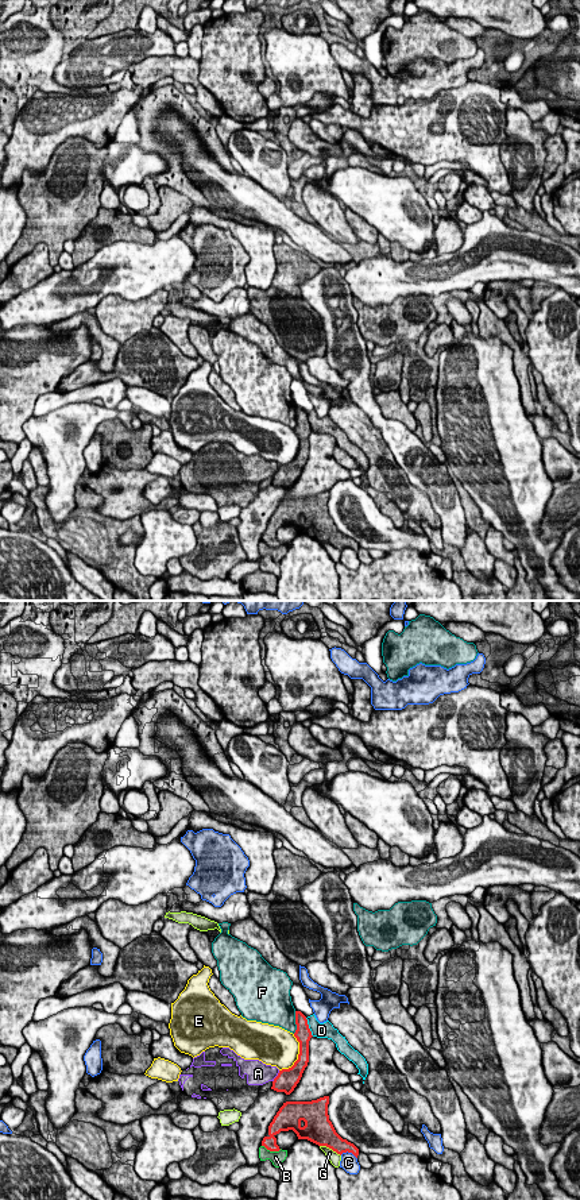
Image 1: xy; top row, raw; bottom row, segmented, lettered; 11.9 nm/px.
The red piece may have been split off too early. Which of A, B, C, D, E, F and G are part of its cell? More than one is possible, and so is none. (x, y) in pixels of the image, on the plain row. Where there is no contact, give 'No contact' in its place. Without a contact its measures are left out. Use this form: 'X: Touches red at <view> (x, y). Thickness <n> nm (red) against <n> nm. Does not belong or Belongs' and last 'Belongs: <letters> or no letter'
A: Touches red at xy (277, 471). Thickness 260 nm (red) against 280 nm. Does not belong
B: Touches red at xy (271, 546). Thickness 160 nm (red) against 160 nm. Does not belong
C: Touches red at xy (348, 547). Thickness 200 nm (red) against 200 nm. Does not belong
D: Touches red at xy (308, 423). Thickness 190 nm (red) against 190 nm. Does not belong
E: Touches red at xy (298, 451). Thickness 200 nm (red) against 460 nm. Does not belong
F: Touches red at xy (296, 417). Thickness 190 nm (red) against 360 nm. Does not belong
G: Touches red at xy (331, 543). Thickness 320 nm (red) against 140 nm. Does not belong
Belongs: no letter

